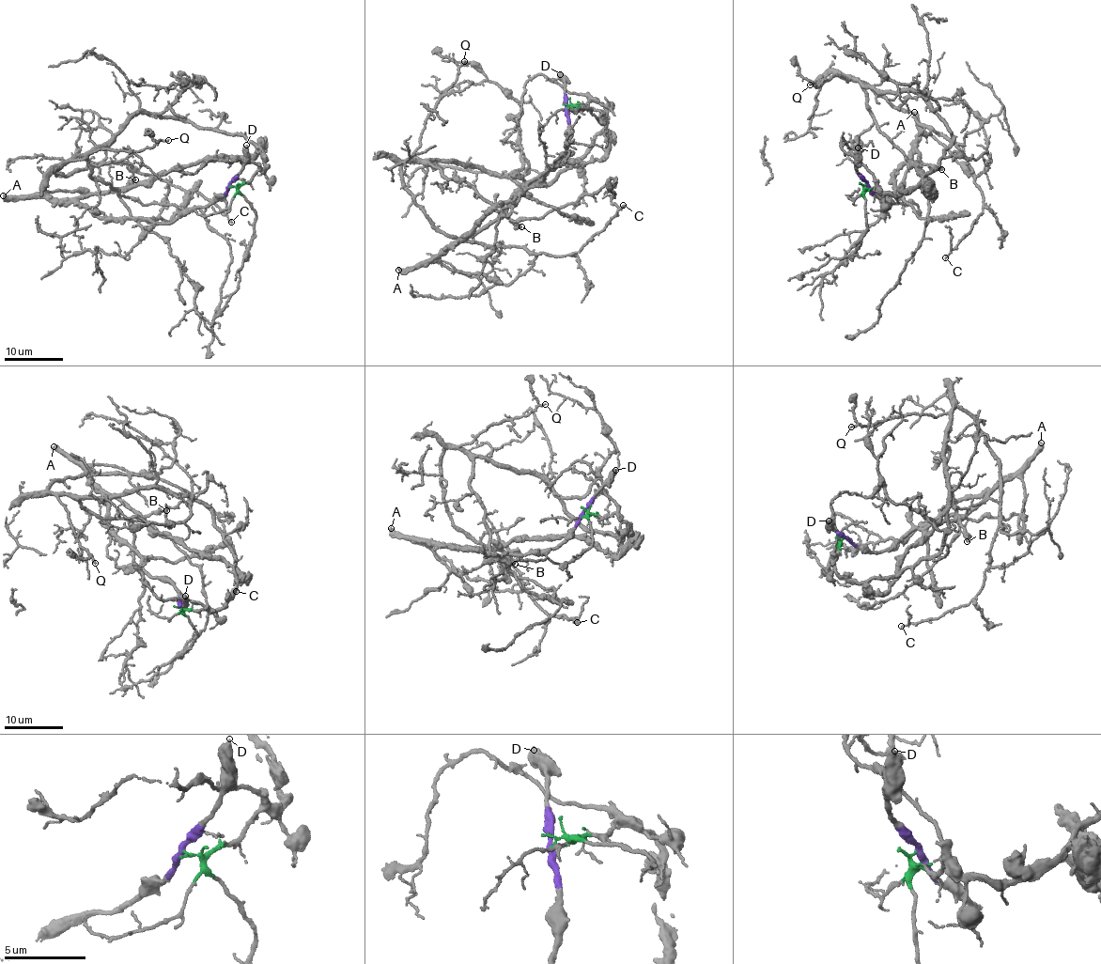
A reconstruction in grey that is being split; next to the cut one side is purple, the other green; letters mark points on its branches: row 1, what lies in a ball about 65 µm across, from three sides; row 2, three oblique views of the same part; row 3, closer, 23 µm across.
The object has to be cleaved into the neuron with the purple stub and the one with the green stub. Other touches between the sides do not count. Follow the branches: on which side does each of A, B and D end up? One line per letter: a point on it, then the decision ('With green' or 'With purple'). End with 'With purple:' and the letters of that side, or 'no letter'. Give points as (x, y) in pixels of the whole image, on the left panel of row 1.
A: Place: (3, 195). With purple
B: Place: (135, 179). With purple
D: Place: (246, 145). With purple
With purple: A, B, D

